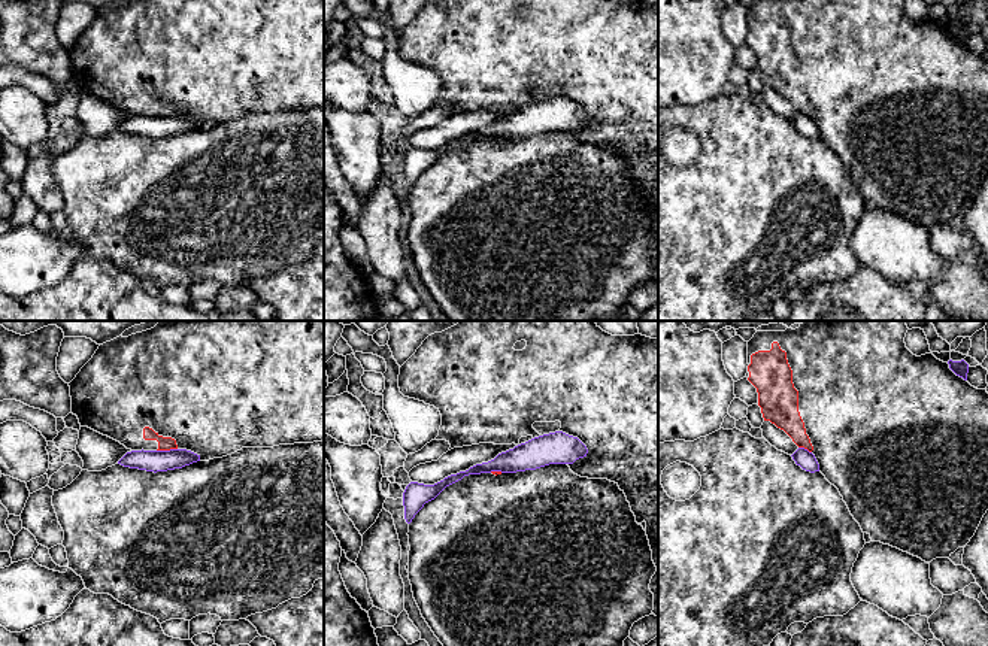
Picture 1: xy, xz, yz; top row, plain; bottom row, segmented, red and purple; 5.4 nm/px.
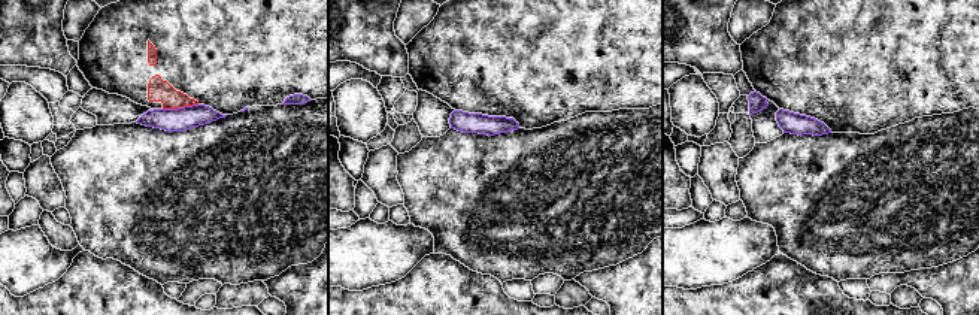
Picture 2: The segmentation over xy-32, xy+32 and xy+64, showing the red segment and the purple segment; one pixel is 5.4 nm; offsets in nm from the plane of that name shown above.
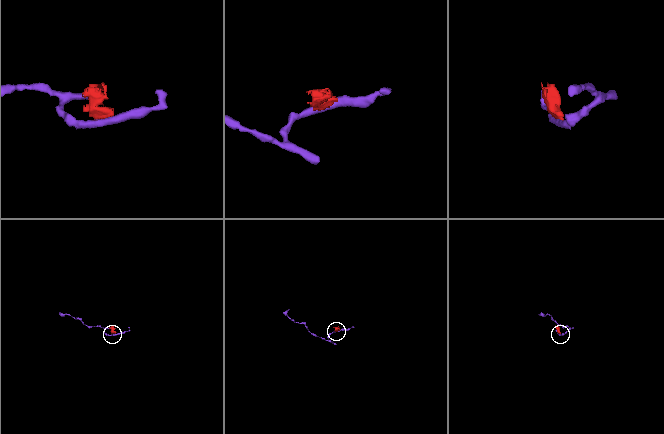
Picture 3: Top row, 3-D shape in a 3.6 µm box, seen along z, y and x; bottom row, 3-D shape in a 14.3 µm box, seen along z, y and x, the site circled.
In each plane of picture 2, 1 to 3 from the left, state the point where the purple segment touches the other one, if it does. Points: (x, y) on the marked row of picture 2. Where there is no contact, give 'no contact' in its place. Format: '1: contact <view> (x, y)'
1: contact xy-32 (179, 106)
2: no contact
3: no contact

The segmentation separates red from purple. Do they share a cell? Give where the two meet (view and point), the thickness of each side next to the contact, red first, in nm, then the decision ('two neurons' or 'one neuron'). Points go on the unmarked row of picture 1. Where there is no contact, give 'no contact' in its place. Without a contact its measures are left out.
xy (166, 115) | 80/110 nm | two neurons

